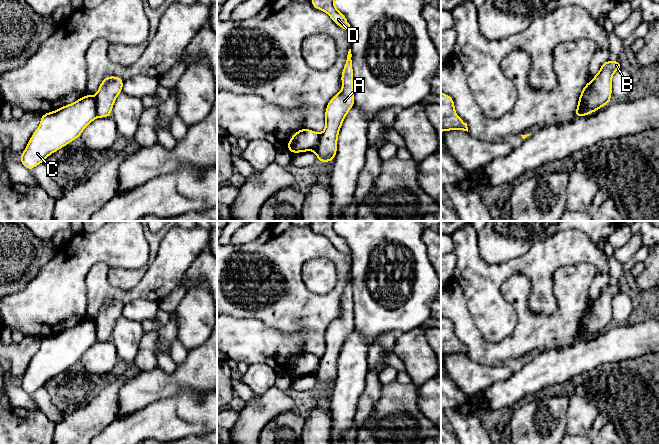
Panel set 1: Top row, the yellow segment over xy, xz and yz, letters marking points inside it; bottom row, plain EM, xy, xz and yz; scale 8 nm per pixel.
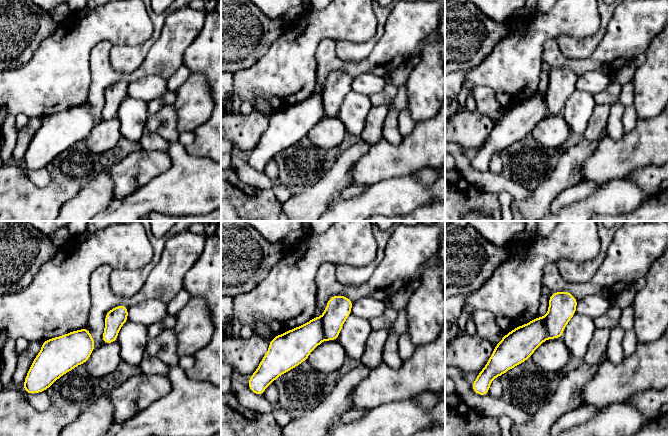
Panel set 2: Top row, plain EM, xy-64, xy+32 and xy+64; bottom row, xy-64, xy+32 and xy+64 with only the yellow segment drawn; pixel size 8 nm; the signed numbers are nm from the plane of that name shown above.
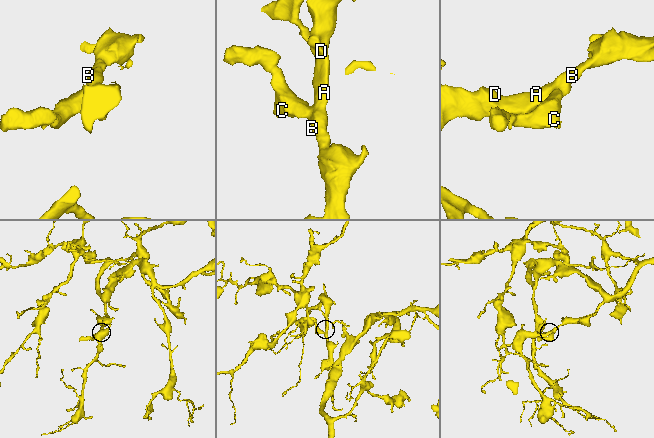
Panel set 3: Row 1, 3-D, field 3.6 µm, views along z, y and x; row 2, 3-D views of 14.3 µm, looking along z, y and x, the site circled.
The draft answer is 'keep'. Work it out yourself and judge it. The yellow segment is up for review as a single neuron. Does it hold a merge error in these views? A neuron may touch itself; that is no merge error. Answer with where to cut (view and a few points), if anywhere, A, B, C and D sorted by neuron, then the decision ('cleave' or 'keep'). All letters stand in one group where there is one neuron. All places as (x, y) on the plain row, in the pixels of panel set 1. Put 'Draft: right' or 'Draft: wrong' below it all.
cut xy (93, 320), (97, 340); groups A B D / C; cleave
Draft: wrong

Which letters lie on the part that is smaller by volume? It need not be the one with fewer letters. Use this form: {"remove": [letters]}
{"remove": ["C"]}

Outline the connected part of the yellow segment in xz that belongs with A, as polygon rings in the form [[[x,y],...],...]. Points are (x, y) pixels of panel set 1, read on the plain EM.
[[[351,273],[341,297],[342,314],[334,319],[325,333],[325,353],[313,374],[318,387],[333,386],[337,378],[338,358],[349,334],[355,329]]]

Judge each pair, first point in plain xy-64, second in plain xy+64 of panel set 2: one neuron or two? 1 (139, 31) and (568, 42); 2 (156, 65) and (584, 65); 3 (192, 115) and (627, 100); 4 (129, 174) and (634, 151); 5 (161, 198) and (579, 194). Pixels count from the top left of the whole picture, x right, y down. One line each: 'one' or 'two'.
1: two
2: one
3: two
4: one
5: two

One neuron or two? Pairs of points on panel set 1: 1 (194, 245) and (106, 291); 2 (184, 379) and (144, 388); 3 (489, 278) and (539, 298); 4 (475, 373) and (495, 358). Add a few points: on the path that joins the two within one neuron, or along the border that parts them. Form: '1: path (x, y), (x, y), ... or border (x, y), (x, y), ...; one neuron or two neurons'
1: path (172, 264), (148, 288), (128, 294); one neuron
2: path (174, 382), (169, 385), (154, 385); one neuron
3: path (505, 270), (526, 269), (539, 282); one neuron
4: border (468, 355), (475, 362), (481, 364), (505, 365); two neurons

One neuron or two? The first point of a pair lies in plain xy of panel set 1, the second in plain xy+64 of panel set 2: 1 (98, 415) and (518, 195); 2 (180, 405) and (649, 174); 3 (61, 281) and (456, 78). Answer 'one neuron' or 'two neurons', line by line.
1: two neurons
2: two neurons
3: two neurons

